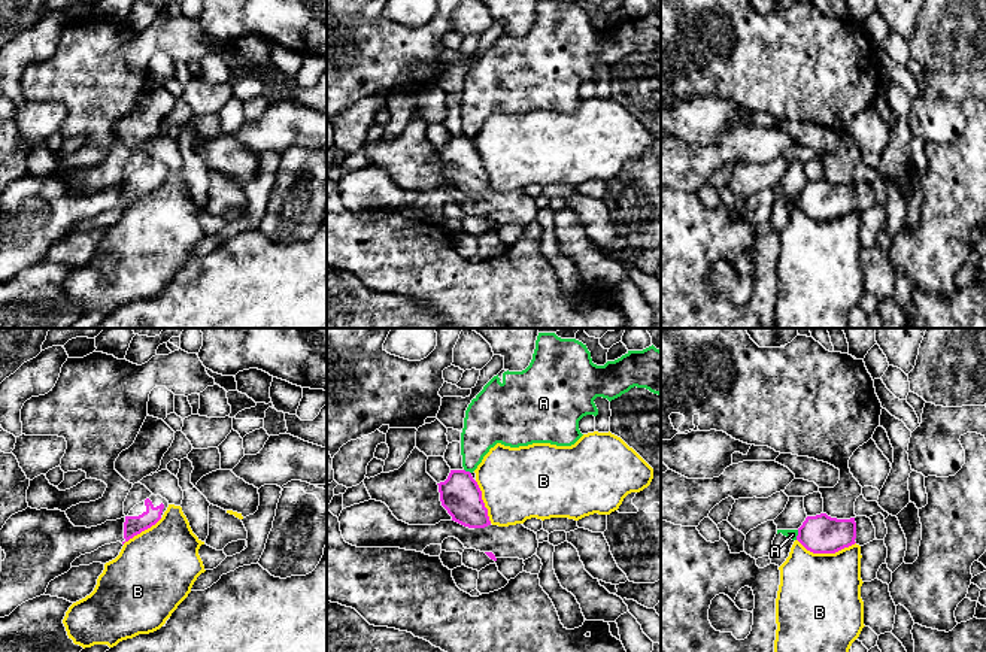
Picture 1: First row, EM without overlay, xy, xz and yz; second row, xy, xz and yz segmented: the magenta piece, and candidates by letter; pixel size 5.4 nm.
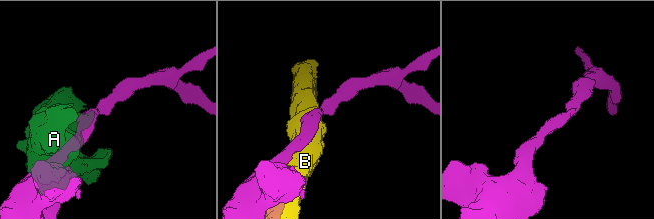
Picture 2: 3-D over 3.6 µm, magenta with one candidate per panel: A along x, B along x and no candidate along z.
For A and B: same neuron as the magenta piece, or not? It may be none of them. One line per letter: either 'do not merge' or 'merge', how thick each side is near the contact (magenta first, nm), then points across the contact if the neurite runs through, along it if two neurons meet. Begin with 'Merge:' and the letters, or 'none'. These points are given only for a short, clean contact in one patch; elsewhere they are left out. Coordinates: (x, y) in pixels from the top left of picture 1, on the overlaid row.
Merge: none
A: do not merge; calibres 200 and 50 nm; border yz (798, 530), (795, 539)
B: do not merge; calibres 200 and 440 nm

